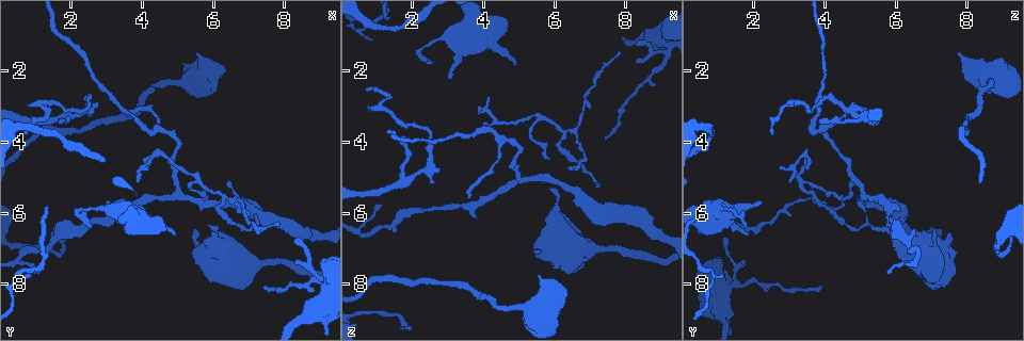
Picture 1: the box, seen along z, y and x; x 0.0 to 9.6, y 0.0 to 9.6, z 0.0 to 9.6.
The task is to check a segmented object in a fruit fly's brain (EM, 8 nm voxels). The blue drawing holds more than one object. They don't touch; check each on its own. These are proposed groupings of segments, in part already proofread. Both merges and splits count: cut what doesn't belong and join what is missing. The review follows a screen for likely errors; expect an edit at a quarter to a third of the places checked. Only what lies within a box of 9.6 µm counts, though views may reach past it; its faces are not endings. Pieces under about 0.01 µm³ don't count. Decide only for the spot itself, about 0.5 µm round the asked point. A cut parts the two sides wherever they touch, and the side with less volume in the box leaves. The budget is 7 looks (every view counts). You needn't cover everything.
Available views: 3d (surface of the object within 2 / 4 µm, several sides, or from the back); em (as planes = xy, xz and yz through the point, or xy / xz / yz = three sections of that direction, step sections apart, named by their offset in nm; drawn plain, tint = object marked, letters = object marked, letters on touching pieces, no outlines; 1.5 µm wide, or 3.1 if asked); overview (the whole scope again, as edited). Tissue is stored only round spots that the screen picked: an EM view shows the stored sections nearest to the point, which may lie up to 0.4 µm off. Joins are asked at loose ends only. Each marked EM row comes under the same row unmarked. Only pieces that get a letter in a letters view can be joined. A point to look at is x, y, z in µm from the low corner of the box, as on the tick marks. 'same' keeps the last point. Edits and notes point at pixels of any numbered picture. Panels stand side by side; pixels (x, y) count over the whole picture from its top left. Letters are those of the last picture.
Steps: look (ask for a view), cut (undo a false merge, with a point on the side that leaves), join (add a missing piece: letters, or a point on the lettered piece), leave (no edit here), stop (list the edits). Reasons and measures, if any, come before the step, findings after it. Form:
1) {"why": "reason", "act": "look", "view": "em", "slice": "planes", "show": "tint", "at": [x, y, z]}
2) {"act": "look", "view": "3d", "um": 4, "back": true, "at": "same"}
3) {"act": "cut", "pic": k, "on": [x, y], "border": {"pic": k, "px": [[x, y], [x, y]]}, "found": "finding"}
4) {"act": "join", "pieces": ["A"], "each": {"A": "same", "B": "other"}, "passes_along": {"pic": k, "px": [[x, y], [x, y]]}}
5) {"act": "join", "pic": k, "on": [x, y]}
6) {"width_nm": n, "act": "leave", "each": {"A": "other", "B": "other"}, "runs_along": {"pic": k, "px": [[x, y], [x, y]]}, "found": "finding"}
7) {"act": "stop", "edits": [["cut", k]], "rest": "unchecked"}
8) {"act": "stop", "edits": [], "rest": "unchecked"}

{"why": "abrupt turn", "act": "look", "view": "em", "slice": "planes", "show": "tint", "at": [6.30, 5.70, 3.80]}

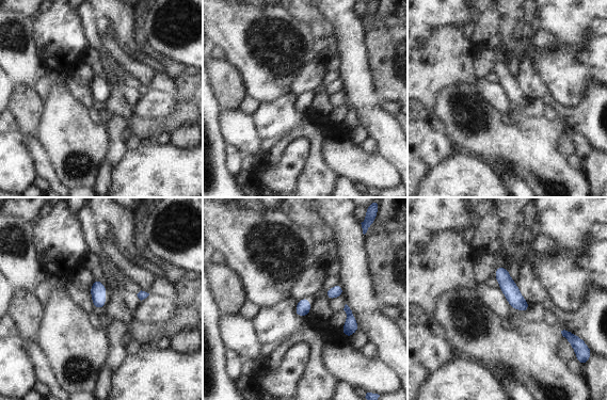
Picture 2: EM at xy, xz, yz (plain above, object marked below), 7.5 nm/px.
{"act": "look", "view": "em", "slice": "planes", "show": "letters", "at": "same"}

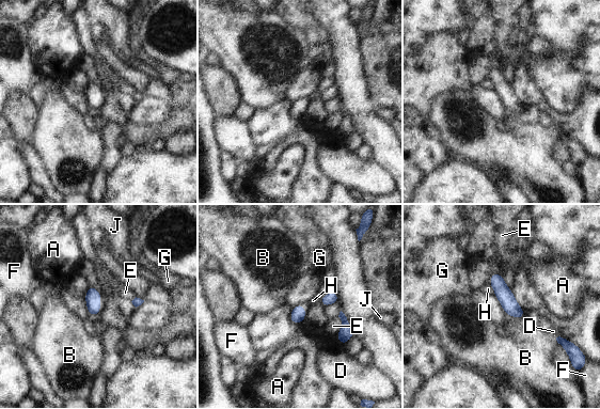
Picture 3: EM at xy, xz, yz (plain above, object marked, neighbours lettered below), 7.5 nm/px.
{"act": "leave", "each": {"A": "other", "B": "other", "D": "other", "E": "other", "F": "other", "G": "other", "H": "other", "J": "other"}, "found": "all the same neuron"}

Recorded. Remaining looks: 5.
{"act": "look", "view": "em", "slice": "xy", "step": 4, "show": "tint", "at": [8.50, 8.95, 1.05]}

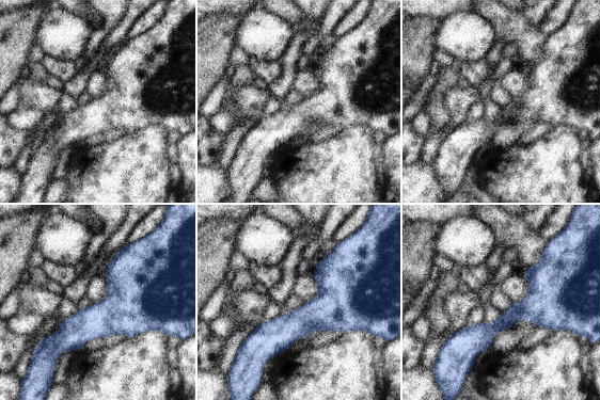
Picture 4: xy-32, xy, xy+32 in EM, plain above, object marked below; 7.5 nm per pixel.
{"why": "see the neighbours", "act": "look", "view": "em", "slice": "xy", "step": 4, "show": "letters", "at": "same"}

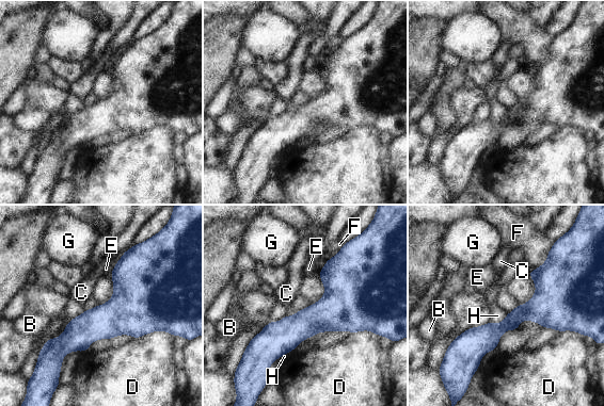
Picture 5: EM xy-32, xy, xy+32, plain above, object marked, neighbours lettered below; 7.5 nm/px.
{"act": "leave", "each": {"B": "other", "C": "other", "D": "other", "E": "other", "F": "other", "G": "other", "H": "other"}, "border": {"pic": 5, "px": [[173, 335], [154, 330], [133, 339]]}, "found": "one neuron here"}

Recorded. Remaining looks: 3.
{"why": "calibre changes", "act": "look", "view": "em", "slice": "planes", "show": "letters", "at": [4.60, 2.35, 8.60]}

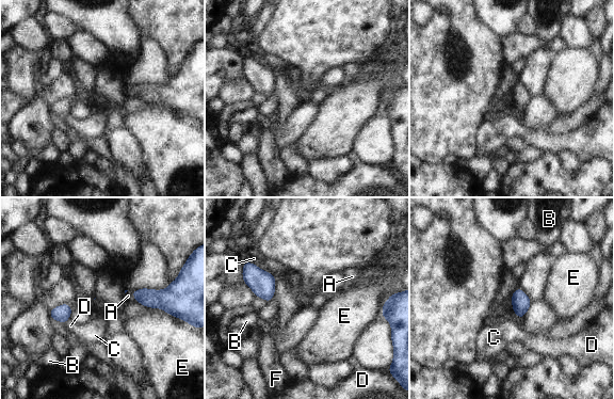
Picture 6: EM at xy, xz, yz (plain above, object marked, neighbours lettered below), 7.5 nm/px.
{"width_nm": 20, "longest_contact_nm": ["C", 180], "act": "leave", "each": {"A": "other", "B": "other", "C": "other", "D": "other", "E": "other", "F": "other"}, "found": "continuous, no second neuron"}

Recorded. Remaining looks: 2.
{"act": "stop", "edits": [], "rest": "unchecked"}

